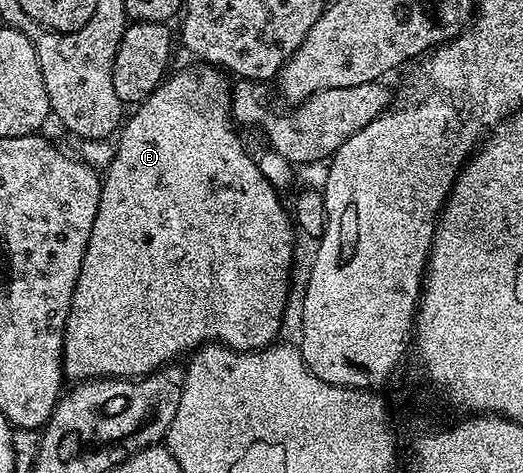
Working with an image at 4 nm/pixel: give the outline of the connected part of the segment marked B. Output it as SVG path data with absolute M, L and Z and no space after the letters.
M193 64L186 70L170 73L161 85L136 107L133 115L120 127L115 145L117 151L109 166L104 167L101 179L101 203L91 224L91 240L75 284L71 312L65 325L63 344L63 374L66 379L90 378L143 378L154 370L176 363L192 355L199 346L220 343L233 350L264 350L278 341L281 321L285 318L285 305L289 302L289 273L293 270L293 234L295 222L290 211L281 203L278 187L270 184L257 167L257 158L245 151L236 134L231 113L231 82L218 67Z

